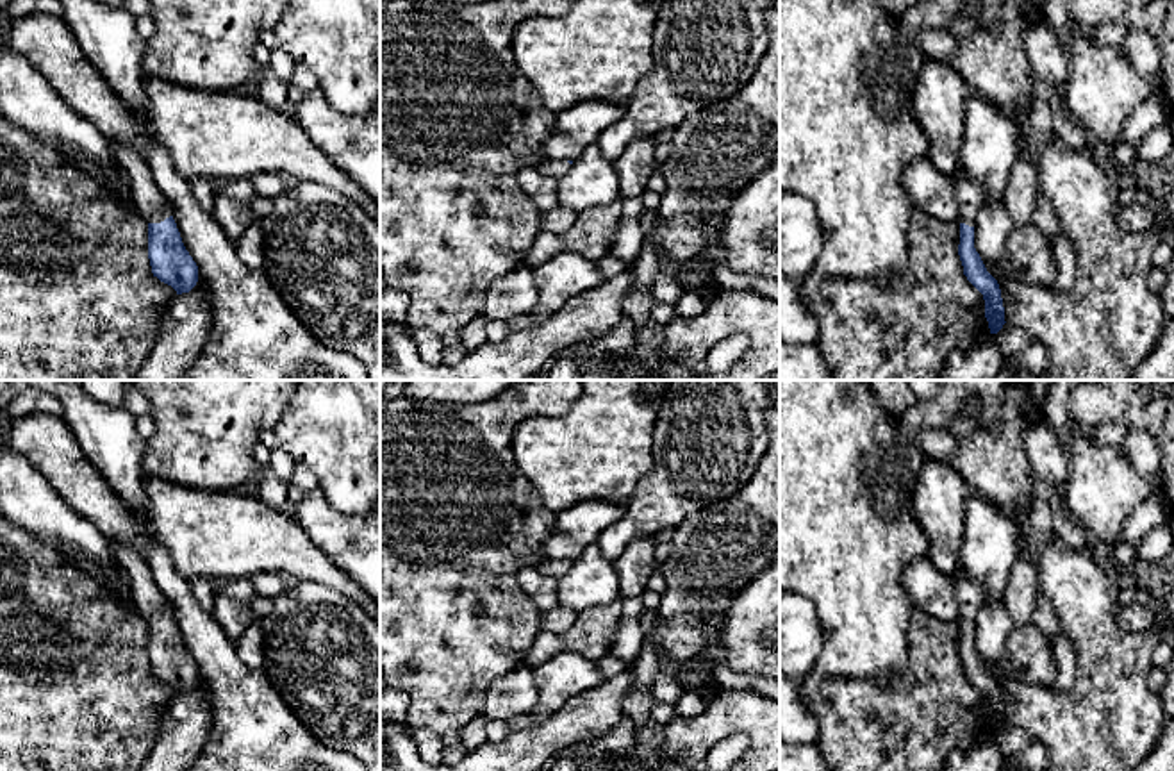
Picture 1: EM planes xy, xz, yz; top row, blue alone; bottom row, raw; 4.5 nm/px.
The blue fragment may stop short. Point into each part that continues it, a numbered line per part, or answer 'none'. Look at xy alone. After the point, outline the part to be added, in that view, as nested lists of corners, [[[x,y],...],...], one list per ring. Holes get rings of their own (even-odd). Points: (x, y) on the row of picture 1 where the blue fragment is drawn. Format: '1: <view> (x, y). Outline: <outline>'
1: xy (148, 202). Outline: [[[107,137],[107,141],[111,145],[118,168],[128,178],[134,198],[134,211],[146,223],[161,223],[166,218],[173,216],[173,211],[164,195],[159,191],[146,161],[130,146],[111,137]]]

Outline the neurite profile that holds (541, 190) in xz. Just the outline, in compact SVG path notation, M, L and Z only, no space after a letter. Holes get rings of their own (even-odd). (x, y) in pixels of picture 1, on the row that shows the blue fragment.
M523 168L517 173L517 184L523 193L539 207L557 207L557 180L541 175L535 168Z

